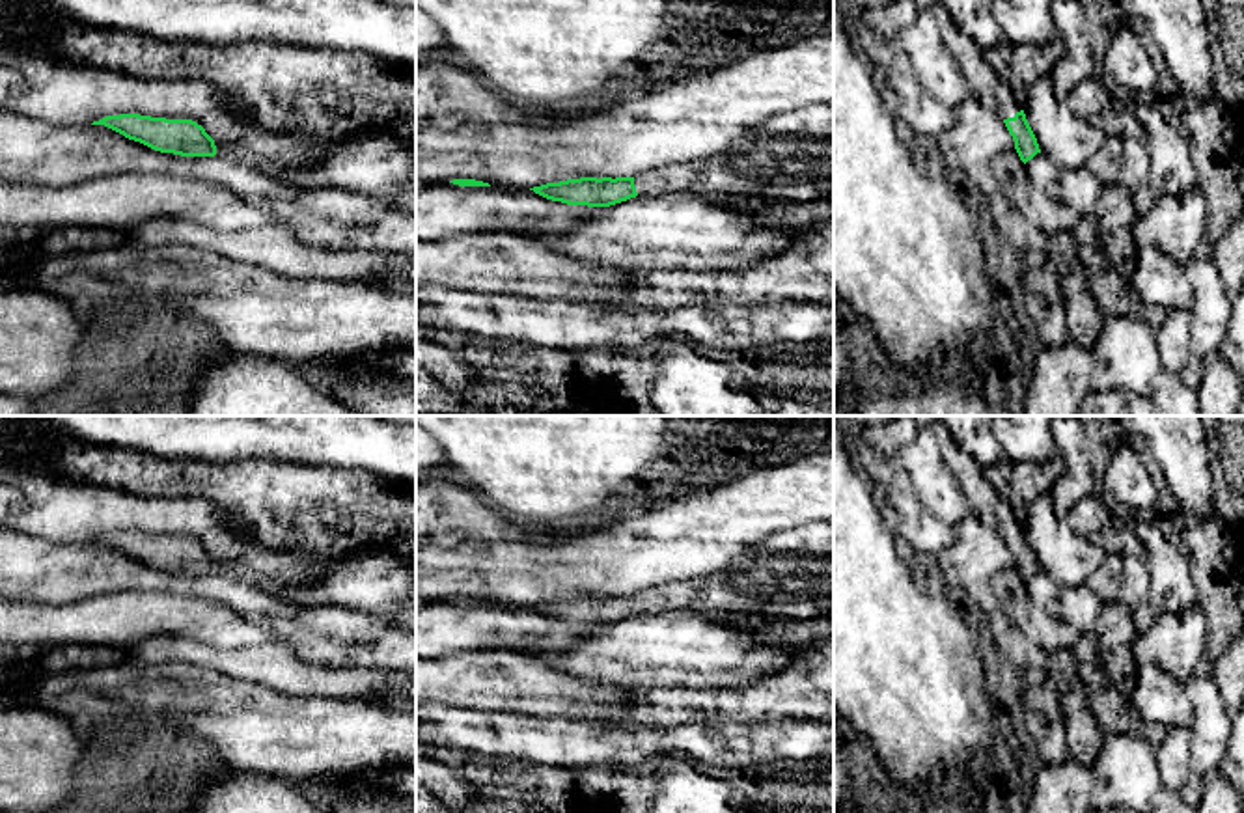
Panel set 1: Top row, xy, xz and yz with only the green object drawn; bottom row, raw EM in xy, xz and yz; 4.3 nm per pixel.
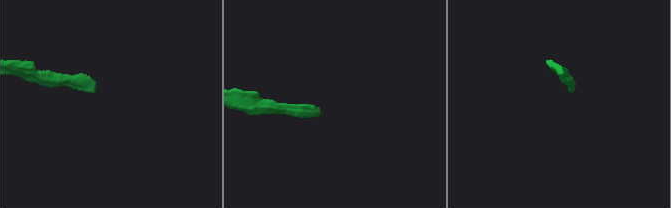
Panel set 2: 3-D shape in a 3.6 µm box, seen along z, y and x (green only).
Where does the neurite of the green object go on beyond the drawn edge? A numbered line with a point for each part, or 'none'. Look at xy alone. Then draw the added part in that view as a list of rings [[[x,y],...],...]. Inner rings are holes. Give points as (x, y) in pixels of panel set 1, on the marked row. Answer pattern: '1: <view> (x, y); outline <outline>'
1: xy (230, 153); outline [[[216,145],[216,157],[254,168],[248,155],[239,147]]]

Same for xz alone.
1: xz (789, 159); outline [[[834,106],[774,116],[724,151],[634,175],[638,196],[673,192],[798,203],[834,196]]]

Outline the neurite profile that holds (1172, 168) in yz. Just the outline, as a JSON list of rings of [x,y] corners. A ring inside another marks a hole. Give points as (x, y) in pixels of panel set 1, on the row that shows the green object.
[[[1143,104],[1132,106],[1145,129],[1145,145],[1151,153],[1151,183],[1158,194],[1179,196],[1197,185],[1197,170],[1190,157],[1190,144],[1166,117]]]

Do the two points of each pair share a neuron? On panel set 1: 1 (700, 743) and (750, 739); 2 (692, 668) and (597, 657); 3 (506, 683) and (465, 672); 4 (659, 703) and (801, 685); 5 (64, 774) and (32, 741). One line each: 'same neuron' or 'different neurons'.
1: same neuron
2: same neuron
3: same neuron
4: same neuron
5: same neuron

